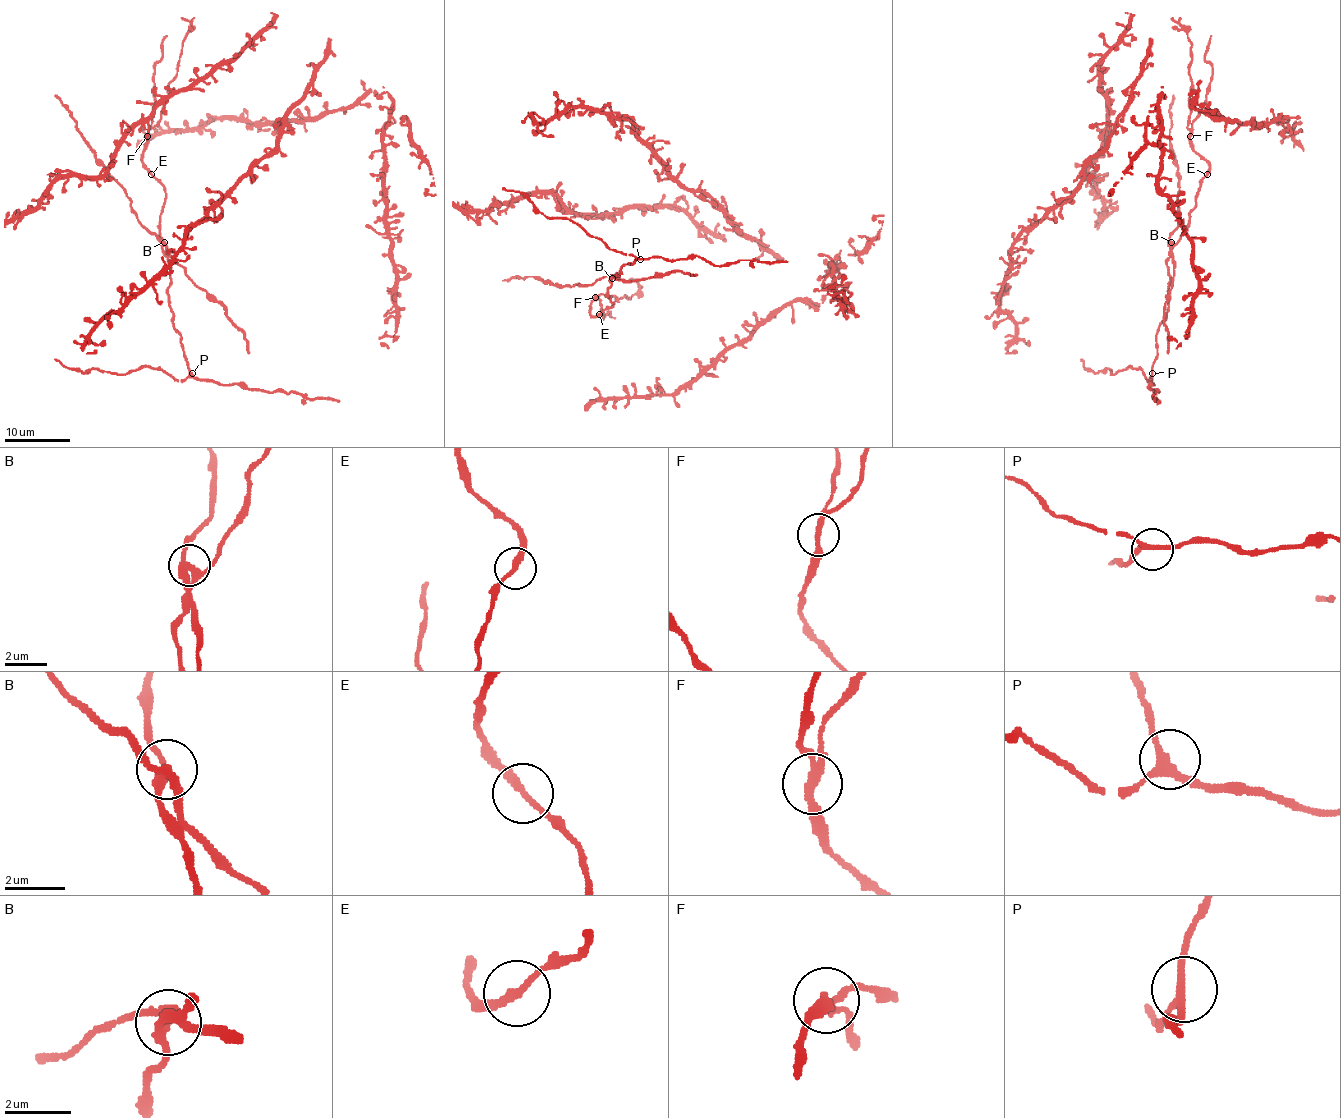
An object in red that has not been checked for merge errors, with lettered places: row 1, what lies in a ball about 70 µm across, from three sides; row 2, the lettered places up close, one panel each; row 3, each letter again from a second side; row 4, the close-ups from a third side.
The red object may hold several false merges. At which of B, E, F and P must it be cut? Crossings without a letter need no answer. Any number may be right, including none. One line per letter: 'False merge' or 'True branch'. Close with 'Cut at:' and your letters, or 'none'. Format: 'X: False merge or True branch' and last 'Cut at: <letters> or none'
B: False merge
E: True branch
F: False merge
P: True branch
Cut at: B, F

